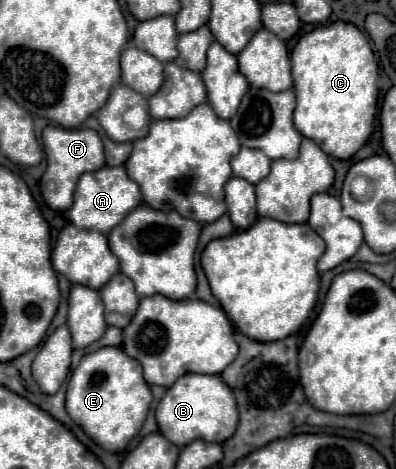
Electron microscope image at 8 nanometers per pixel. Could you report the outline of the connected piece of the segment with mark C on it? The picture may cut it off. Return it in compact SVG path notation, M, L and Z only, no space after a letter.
M336 21L332 25L322 25L310 33L306 33L292 51L292 77L294 77L294 93L296 93L296 109L294 109L294 125L296 129L312 139L314 143L324 143L320 149L334 159L350 159L372 135L374 119L378 111L378 65L372 53L372 47L366 35L352 23Z

